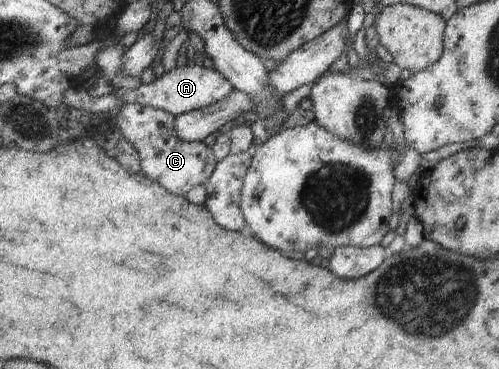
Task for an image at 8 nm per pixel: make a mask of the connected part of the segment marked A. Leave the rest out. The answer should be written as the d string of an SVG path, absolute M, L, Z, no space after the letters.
M182 60L181 64L180 67L163 73L152 83L141 84L139 88L134 90L120 88L116 89L116 91L126 104L135 103L152 106L173 113L175 116L181 116L186 112L217 104L218 101L225 100L226 97L232 96L234 91L236 91L230 80L214 67L195 66L191 64L190 60L186 63Z

